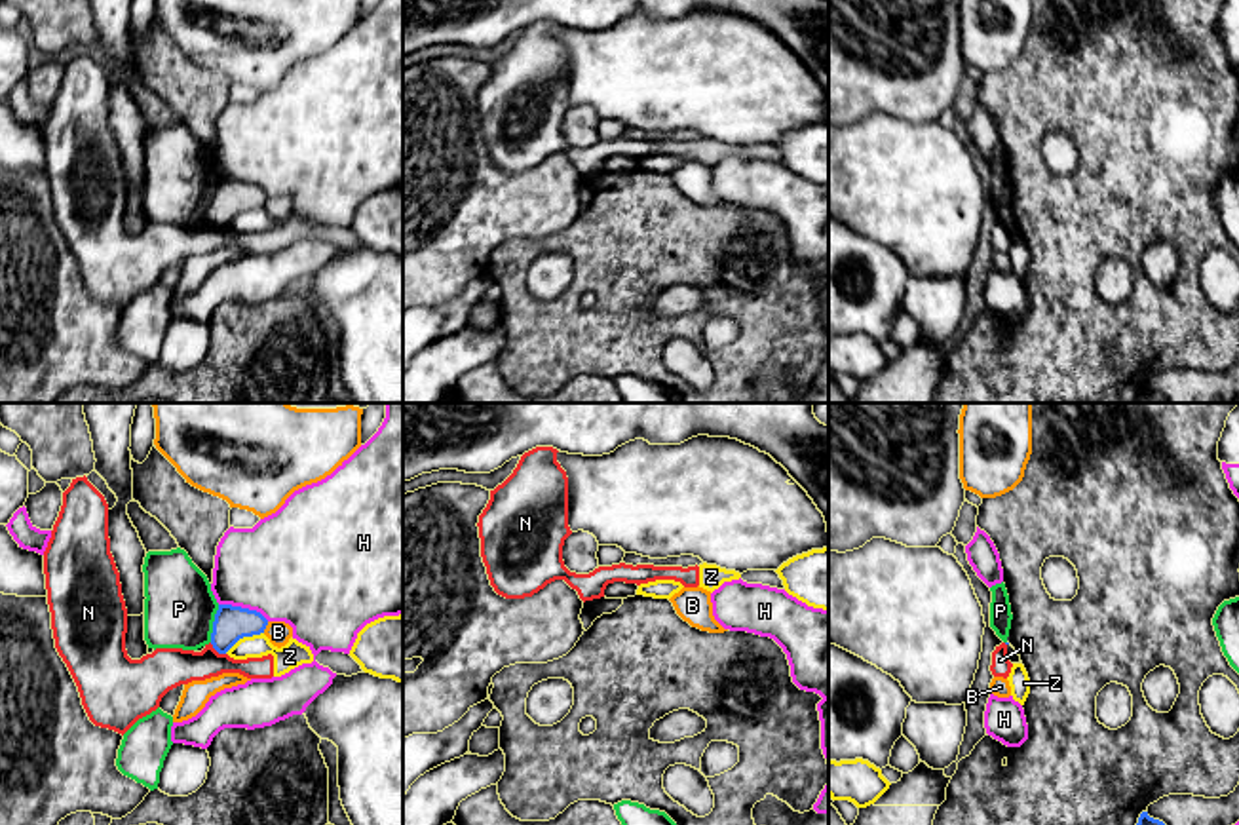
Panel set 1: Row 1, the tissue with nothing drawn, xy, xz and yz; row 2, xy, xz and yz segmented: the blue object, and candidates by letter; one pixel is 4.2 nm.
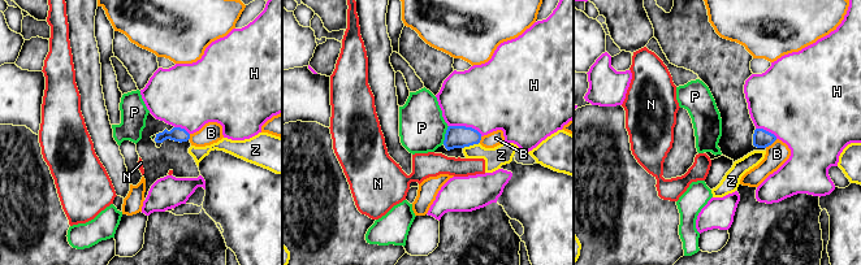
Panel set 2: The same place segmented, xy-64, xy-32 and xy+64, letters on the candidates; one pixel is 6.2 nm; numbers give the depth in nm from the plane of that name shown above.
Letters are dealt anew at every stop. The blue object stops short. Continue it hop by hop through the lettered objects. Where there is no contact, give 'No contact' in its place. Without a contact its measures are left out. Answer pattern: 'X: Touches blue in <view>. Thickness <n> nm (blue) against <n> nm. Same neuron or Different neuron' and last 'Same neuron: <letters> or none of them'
B: Touches blue in xy. Thickness 150 nm (blue) against 100 nm. Different neuron
H: Touches blue in xy. Thickness 150 nm (blue) against 440 nm. Different neuron
N: Touches blue in xy. Thickness 150 nm (blue) against 180 nm. Different neuron
P: Touches blue in xy. Thickness 150 nm (blue) against 300 nm. Different neuron
Z: Touches blue in xy. Thickness 150 nm (blue) against 110 nm. Different neuron
Same neuron: none of them

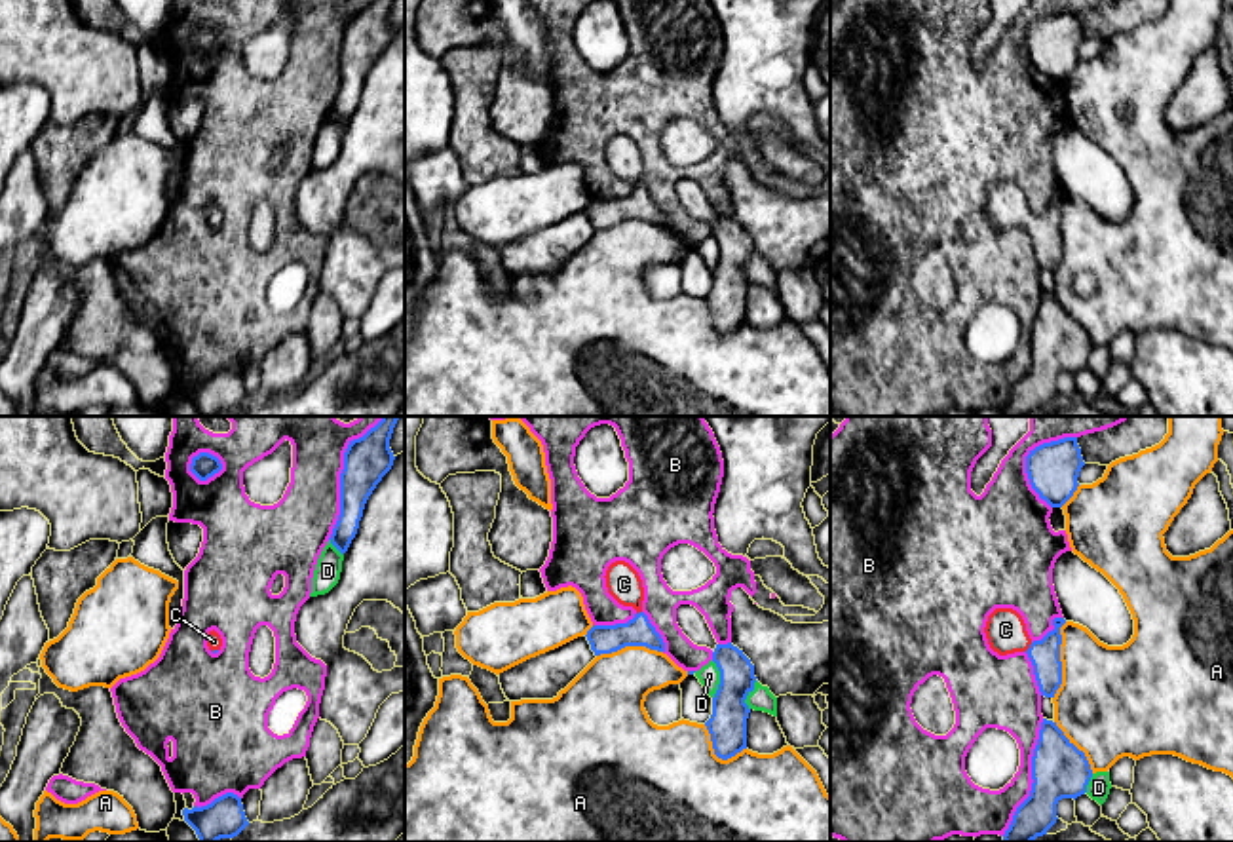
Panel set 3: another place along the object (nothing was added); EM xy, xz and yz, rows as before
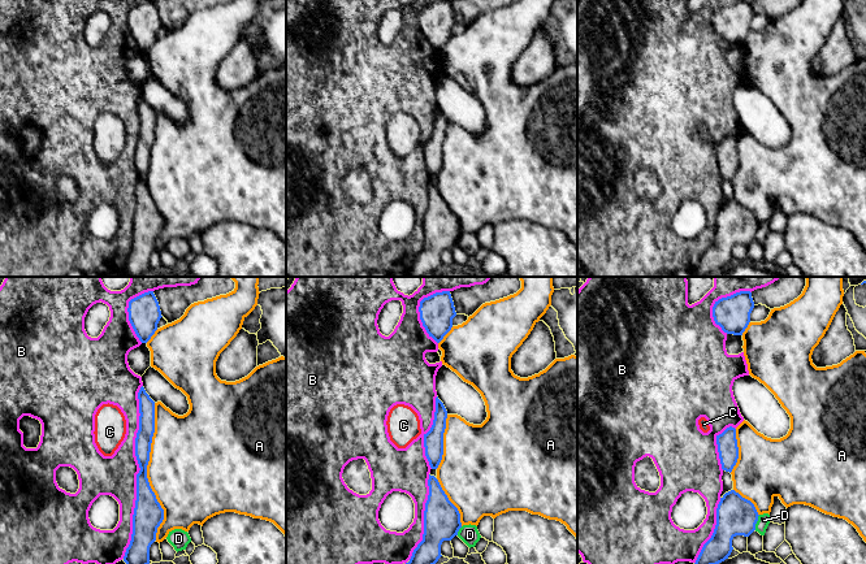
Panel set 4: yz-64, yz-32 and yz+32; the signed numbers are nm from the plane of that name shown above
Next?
A: Touches blue in yz. Thickness 130 nm (blue) against 400 nm. Different neuron
B: Touches blue in xy. Thickness 190 nm (blue) against 280 nm. Different neuron
C: Touches blue in yz. Thickness 130 nm (blue) against 170 nm. Same neuron
D: Touches blue in xz. Thickness 160 nm (blue) against 90 nm. Different neuron
Same neuron: C

